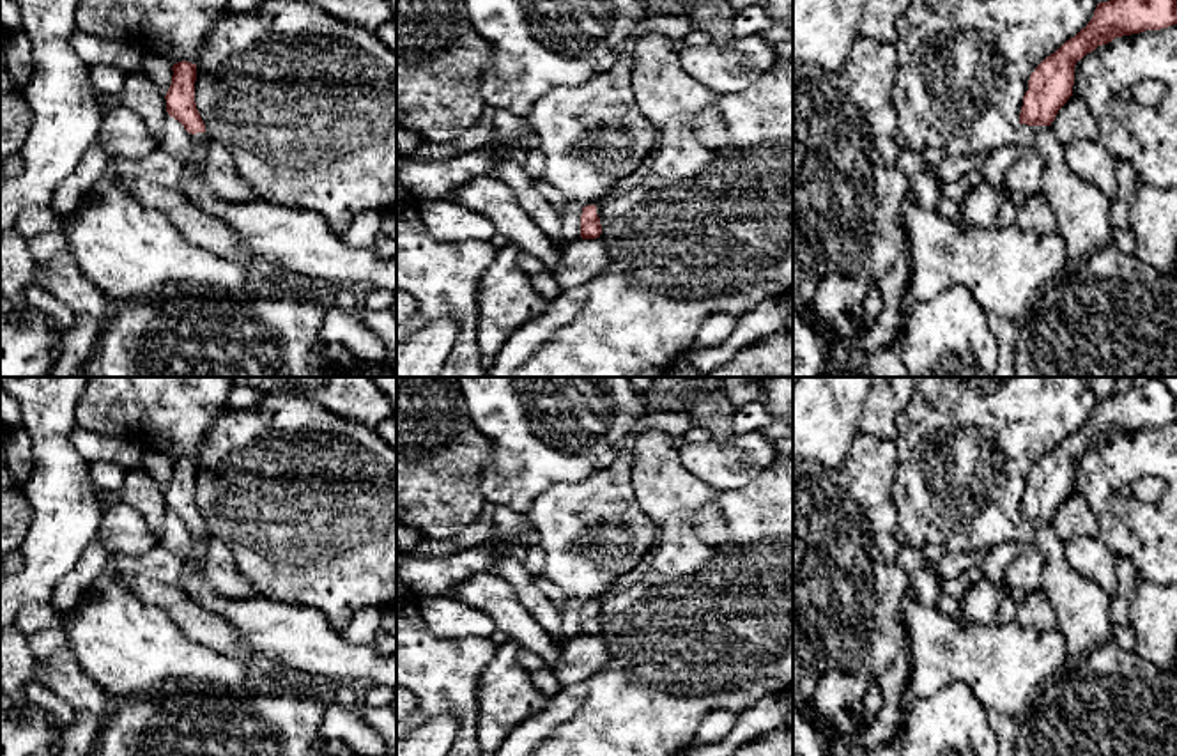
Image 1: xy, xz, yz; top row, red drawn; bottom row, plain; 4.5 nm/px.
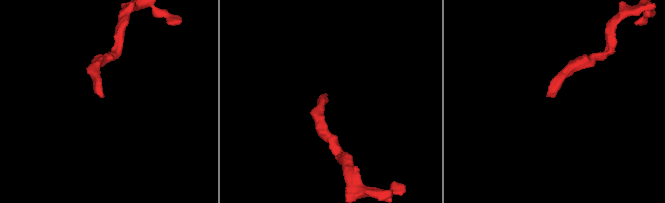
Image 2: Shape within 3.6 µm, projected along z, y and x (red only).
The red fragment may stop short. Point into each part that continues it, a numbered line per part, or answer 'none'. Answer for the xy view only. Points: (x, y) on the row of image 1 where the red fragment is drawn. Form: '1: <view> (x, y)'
1: xy (160, 167)

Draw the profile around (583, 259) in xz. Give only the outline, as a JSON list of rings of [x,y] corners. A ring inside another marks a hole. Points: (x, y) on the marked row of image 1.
[[[579,237],[563,244],[561,264],[550,273],[561,290],[568,290],[596,278],[607,264],[607,250],[600,237]]]

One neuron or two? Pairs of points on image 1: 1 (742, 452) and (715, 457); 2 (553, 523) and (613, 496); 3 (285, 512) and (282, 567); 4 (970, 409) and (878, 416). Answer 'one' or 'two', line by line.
1: one
2: one
3: one
4: two

